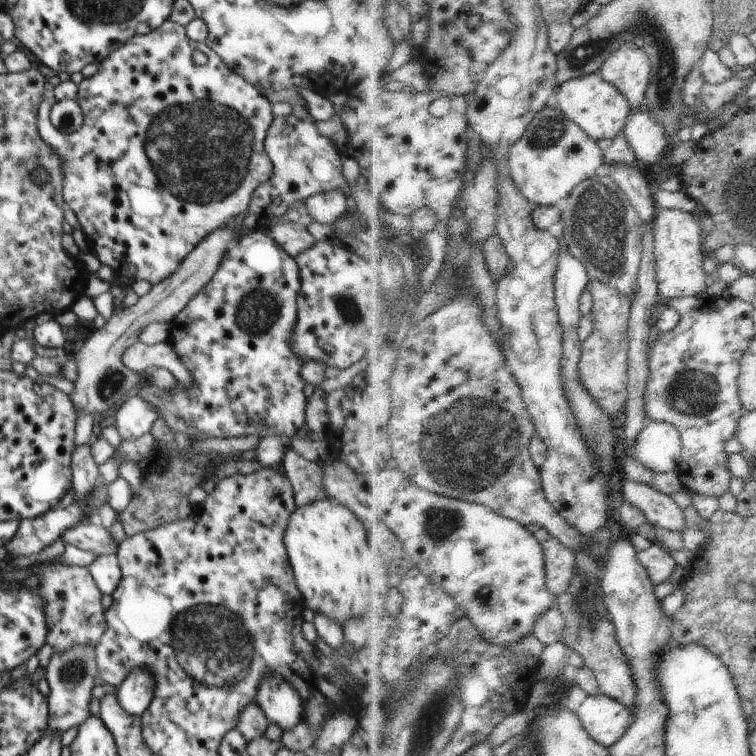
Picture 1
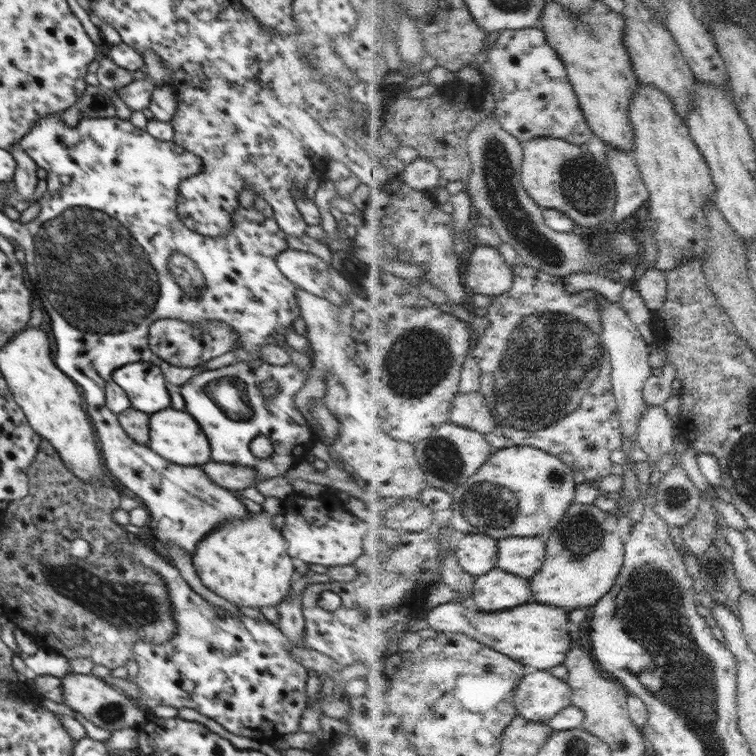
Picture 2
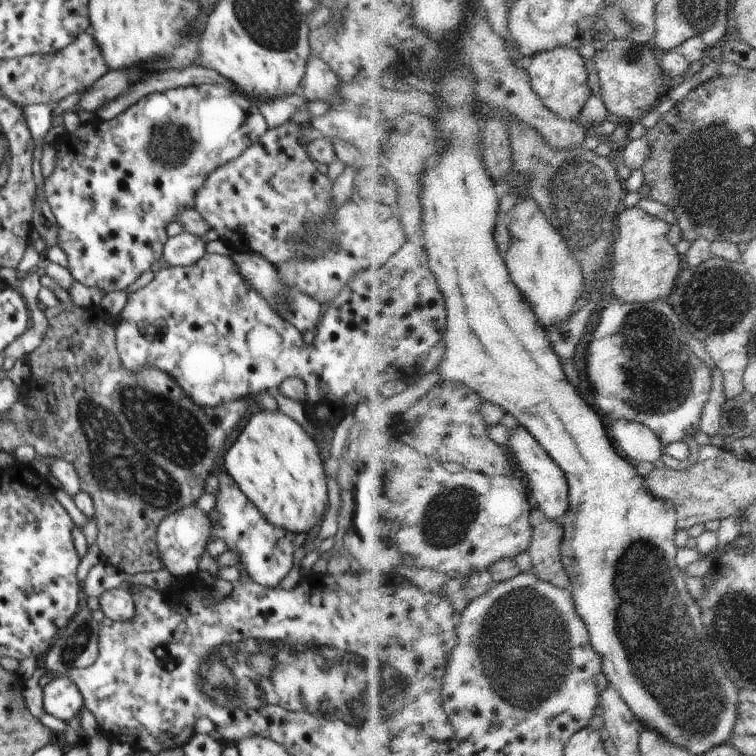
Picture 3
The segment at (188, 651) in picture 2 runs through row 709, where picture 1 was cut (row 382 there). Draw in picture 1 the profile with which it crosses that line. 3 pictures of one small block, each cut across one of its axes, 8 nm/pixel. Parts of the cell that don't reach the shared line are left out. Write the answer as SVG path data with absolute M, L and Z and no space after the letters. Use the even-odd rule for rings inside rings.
M258 230L252 231L247 235L244 235L235 245L230 247L230 250L224 254L214 278L208 281L208 284L204 285L204 288L200 292L196 293L196 296L186 304L186 308L174 318L169 324L170 336L168 336L168 342L171 343L173 351L179 356L182 364L188 368L190 376L194 378L194 384L192 388L182 388L178 383L178 388L169 392L168 390L162 390L160 386L154 385L154 383L146 382L139 388L136 393L144 402L148 402L152 408L158 410L160 418L170 426L170 430L174 432L180 432L194 440L206 440L212 438L230 438L239 436L248 436L249 434L258 434L260 438L267 437L272 434L274 436L280 436L284 440L290 440L297 434L298 430L305 426L305 408L307 404L307 398L304 397L305 382L302 380L301 368L303 365L302 360L294 354L292 350L292 330L296 326L296 302L300 292L301 280L299 275L299 266L295 258L292 258L272 237L270 237L267 231Z

